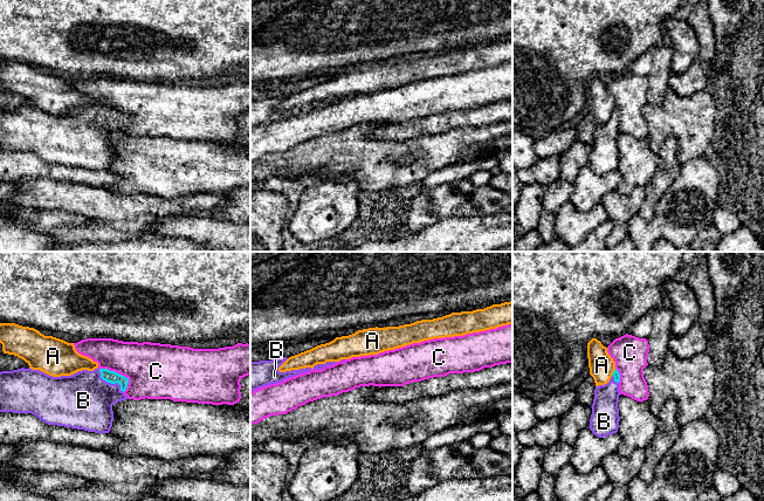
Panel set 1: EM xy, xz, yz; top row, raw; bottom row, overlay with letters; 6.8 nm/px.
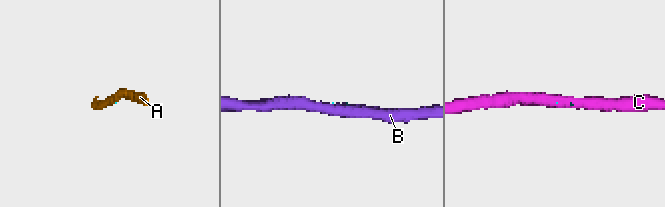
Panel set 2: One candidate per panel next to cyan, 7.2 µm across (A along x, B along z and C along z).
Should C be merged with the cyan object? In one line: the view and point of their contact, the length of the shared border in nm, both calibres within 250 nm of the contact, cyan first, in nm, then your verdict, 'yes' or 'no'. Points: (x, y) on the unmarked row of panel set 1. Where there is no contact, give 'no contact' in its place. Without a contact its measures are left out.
xy (118, 111) | 240 nm | 90/380 nm | no

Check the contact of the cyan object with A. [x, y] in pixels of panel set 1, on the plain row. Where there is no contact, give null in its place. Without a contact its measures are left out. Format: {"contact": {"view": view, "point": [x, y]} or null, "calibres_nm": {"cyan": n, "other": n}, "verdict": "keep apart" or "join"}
{"contact": {"view": "yz", "point": [613, 110]}, "calibres_nm": {"cyan": 50, "other": 180}, "verdict": "keep apart"}

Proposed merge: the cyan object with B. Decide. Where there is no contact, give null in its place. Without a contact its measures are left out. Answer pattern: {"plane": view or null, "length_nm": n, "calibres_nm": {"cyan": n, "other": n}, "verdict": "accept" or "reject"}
{"plane": "xy", "length_nm": 240, "calibres_nm": {"cyan": 90, "other": 400}, "verdict": "accept"}

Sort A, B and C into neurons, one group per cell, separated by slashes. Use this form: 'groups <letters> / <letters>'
groups A / B / C

